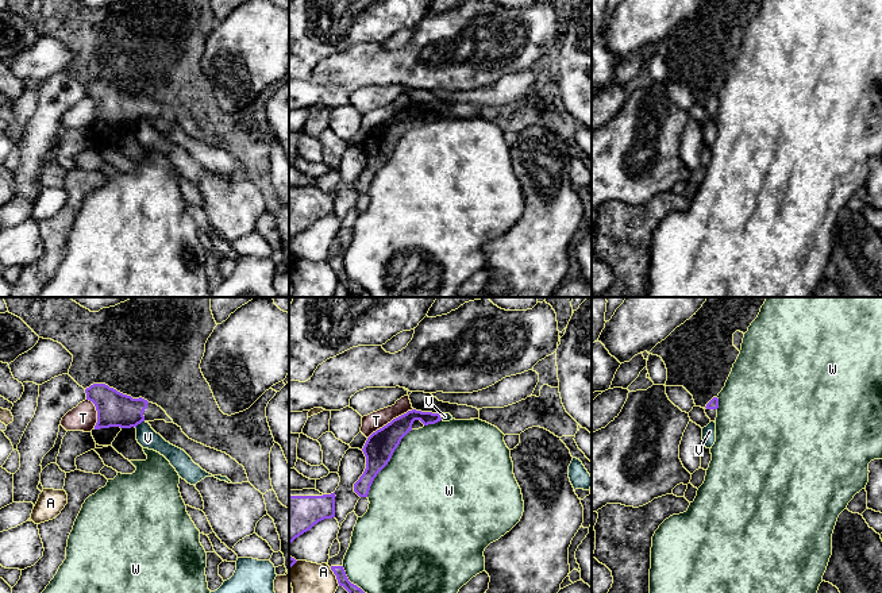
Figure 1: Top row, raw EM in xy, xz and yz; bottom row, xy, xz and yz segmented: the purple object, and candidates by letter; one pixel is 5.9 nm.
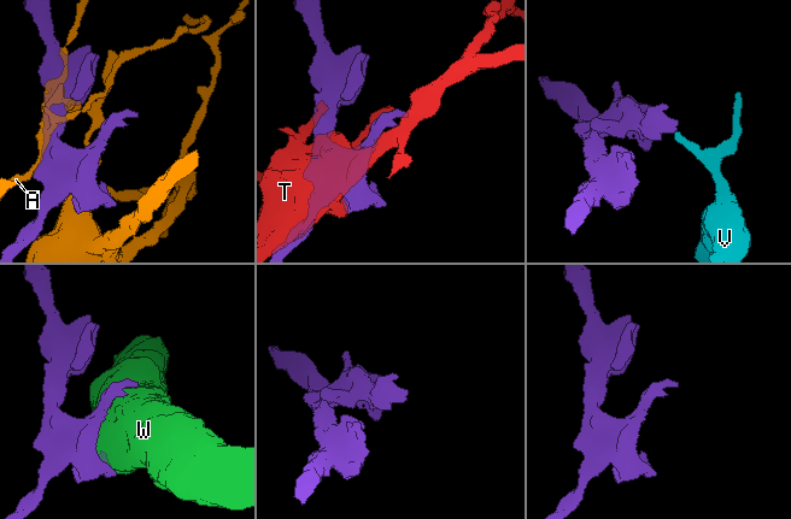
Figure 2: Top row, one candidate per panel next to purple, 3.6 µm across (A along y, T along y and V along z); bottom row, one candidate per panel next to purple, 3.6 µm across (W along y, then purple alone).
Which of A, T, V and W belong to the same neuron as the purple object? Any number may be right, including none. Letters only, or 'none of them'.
none of them

